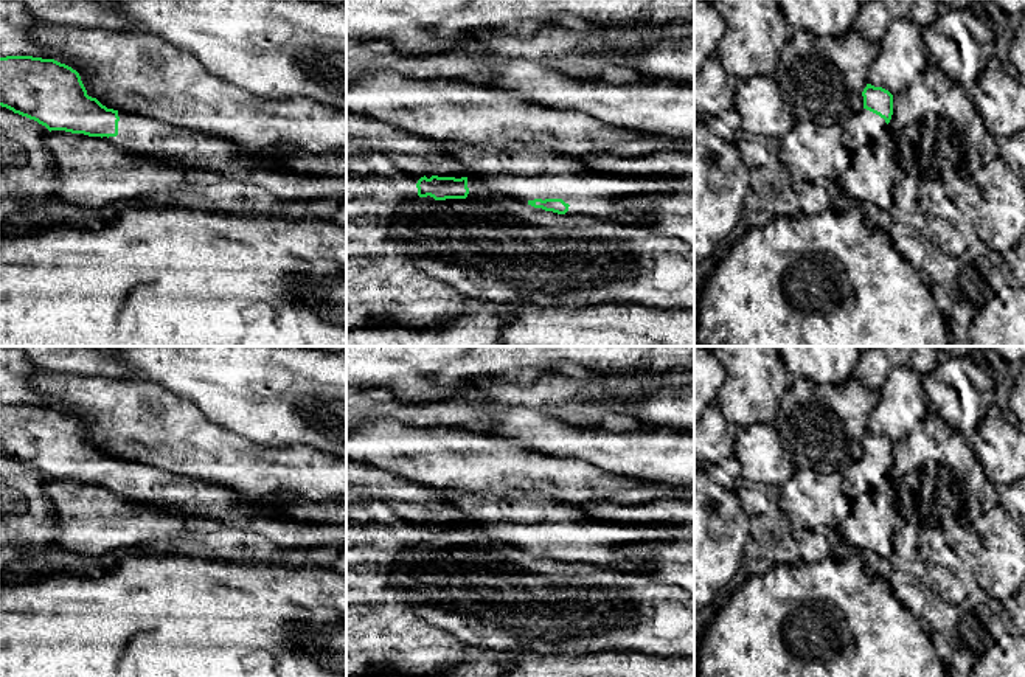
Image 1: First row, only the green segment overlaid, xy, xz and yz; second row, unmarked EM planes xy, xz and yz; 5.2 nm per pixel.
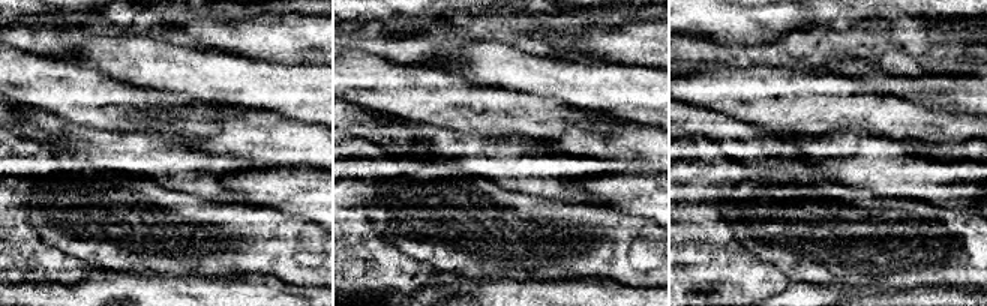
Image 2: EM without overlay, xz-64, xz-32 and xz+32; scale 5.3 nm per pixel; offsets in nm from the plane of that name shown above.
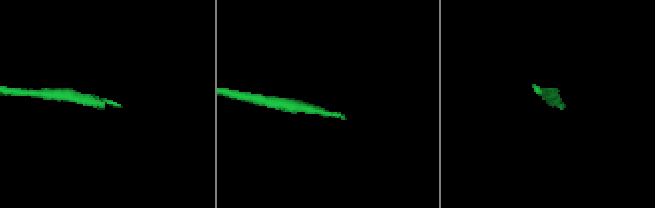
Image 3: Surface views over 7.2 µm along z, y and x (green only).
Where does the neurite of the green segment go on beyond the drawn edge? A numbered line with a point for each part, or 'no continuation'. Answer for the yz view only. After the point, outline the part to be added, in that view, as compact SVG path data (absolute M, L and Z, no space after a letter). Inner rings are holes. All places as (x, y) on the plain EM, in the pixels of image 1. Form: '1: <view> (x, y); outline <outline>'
1: yz (865, 480); outline M862 457L851 463L845 472L843 492L851 502L863 502L862 519L887 519L898 508L898 495L884 466Z

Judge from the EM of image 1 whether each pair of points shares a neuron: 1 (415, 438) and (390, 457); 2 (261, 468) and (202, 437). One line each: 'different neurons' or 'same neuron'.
1: same neuron
2: same neuron

